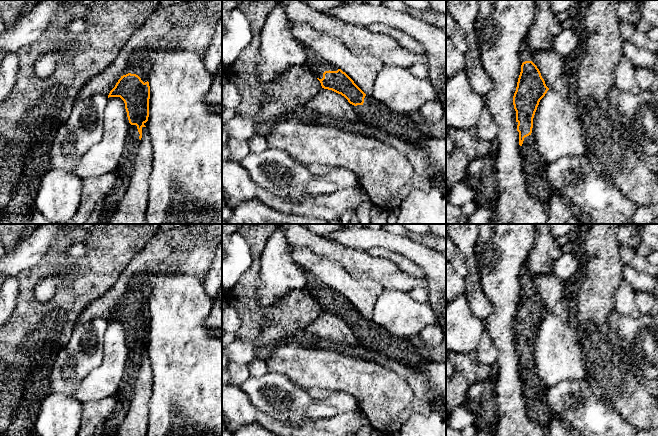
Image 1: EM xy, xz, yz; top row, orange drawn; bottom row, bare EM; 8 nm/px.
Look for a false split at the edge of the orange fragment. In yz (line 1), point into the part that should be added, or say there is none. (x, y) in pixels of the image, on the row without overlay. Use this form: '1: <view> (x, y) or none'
1: none

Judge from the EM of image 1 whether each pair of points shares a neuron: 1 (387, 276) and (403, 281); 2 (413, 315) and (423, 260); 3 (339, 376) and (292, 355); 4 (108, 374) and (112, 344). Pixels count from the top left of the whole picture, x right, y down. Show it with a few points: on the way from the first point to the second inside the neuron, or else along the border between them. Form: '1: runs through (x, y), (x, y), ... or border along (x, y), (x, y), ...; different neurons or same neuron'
1: runs through (391, 277), (399, 280); same neuron
2: border along (427, 302), (435, 315); different neurons
3: runs through (327, 370), (304, 366); same neuron
4: runs through (112, 367), (112, 351); same neuron

